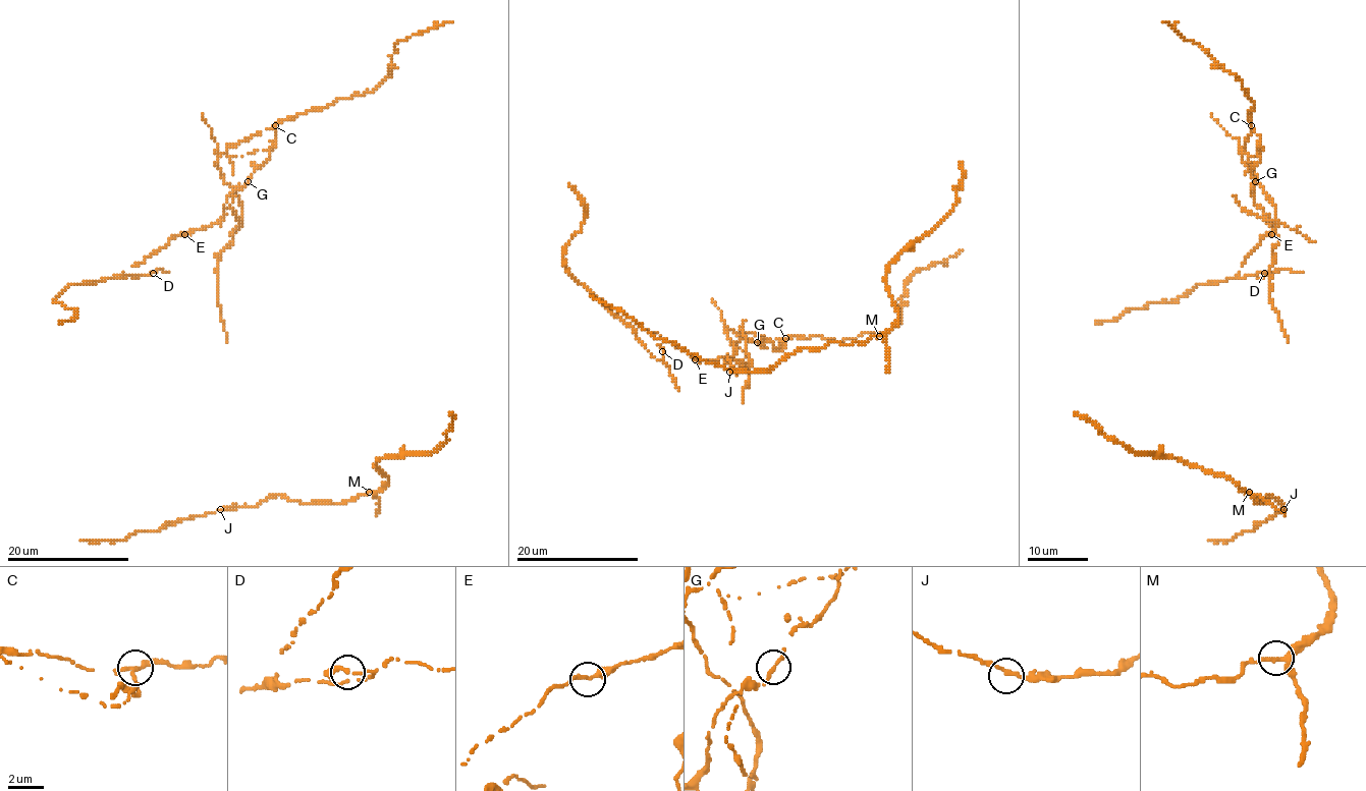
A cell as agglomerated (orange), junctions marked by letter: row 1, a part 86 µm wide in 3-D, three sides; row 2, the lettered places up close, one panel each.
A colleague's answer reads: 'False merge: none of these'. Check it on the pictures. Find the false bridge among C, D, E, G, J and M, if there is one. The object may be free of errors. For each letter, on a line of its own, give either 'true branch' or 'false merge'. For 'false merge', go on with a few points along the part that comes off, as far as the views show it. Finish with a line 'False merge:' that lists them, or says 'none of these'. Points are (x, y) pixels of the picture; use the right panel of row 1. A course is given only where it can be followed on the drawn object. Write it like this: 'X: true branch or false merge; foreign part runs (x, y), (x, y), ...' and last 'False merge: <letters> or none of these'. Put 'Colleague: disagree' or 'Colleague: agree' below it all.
C: false merge; foreign part runs (1250, 125), (1243, 162), (1274, 208), (1277, 225), (1273, 231), (1277, 242), (1270, 270), (1270, 301), (1289, 341)
D: true branch
E: true branch
G: true branch
J: true branch
M: true branch
False merge: C
Colleague: disagree

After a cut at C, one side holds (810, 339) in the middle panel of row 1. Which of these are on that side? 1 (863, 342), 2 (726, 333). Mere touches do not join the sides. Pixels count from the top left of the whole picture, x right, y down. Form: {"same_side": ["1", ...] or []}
{"same_side": ["2"]}

